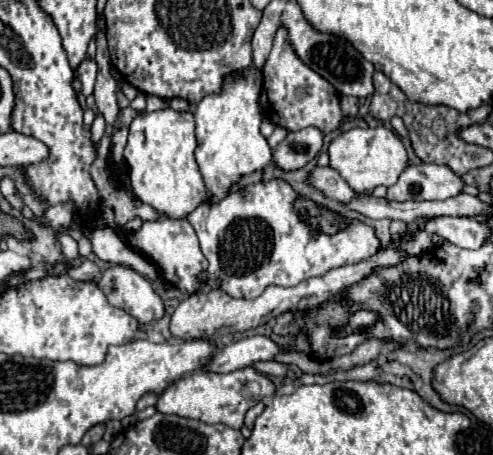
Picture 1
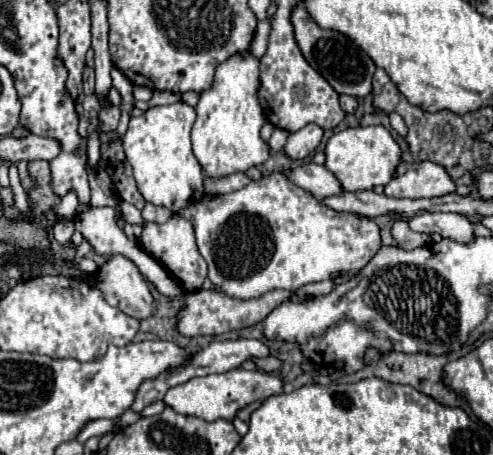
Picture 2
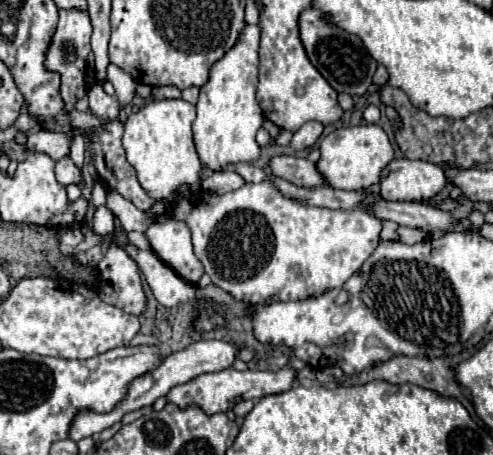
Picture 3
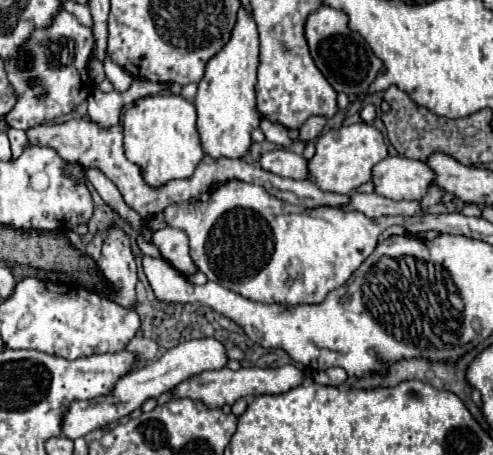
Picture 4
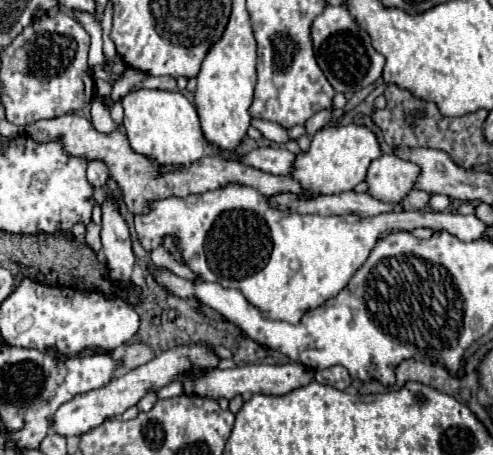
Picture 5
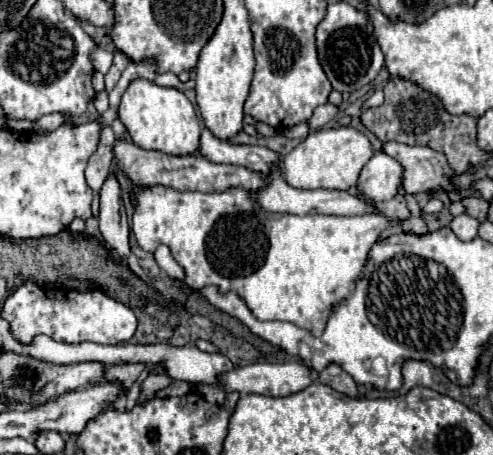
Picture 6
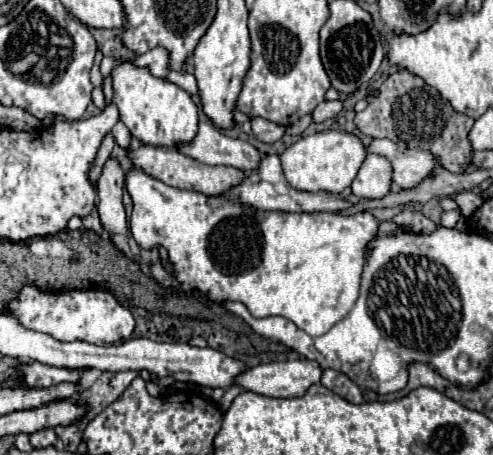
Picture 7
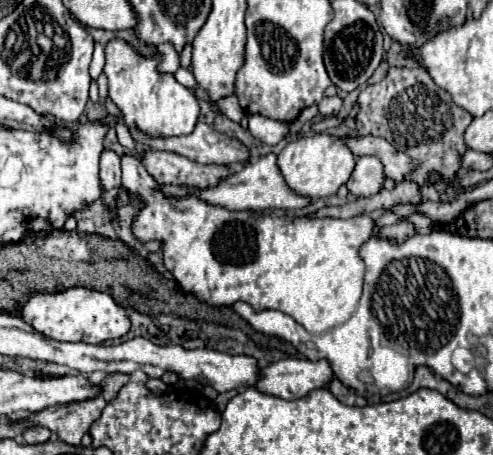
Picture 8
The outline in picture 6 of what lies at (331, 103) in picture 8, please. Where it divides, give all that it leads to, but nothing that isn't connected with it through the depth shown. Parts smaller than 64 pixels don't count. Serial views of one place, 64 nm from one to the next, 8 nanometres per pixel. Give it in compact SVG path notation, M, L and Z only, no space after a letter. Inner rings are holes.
M324 104L324 106L316 108L316 112L312 114L312 118L308 120L310 130L318 130L318 128L326 126L330 120L334 120L336 112L338 112L338 108L336 108L336 106L332 106L332 104Z

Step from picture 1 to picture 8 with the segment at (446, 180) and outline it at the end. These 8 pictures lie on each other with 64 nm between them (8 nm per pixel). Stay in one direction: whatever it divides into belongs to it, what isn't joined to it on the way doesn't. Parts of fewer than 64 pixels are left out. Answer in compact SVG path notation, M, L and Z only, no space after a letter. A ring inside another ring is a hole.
M362 156L356 162L356 168L348 180L348 190L356 198L374 196L384 188L384 164L376 156Z

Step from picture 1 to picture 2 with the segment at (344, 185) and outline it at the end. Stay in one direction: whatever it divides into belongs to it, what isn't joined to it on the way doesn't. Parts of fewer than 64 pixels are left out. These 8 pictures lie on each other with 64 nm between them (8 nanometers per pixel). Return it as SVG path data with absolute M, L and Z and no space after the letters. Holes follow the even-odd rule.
M314 162L288 172L288 180L292 180L296 186L304 188L318 200L328 196L338 196L344 192L340 180L326 166L318 166Z

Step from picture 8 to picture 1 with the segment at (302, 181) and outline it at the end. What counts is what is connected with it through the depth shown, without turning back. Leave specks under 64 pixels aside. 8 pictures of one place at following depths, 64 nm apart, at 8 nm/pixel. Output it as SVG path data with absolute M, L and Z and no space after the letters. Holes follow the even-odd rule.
M352 128L332 140L330 166L344 176L356 192L372 192L376 186L392 186L408 166L408 152L402 140L388 128Z

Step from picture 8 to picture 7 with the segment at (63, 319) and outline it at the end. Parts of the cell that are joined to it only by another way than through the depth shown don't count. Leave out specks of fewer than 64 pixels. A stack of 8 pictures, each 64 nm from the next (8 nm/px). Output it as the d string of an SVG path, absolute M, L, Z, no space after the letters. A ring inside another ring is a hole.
M28 284L8 304L8 314L16 318L26 330L50 334L62 342L84 340L92 344L124 342L134 332L134 316L124 308L110 292L102 290L66 290L66 292L42 292Z

